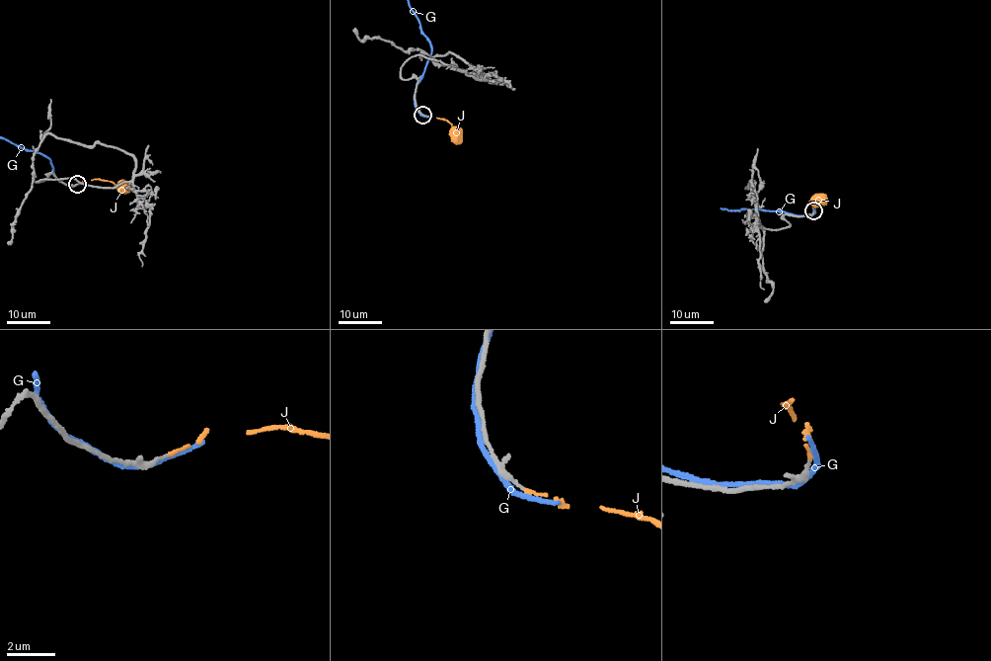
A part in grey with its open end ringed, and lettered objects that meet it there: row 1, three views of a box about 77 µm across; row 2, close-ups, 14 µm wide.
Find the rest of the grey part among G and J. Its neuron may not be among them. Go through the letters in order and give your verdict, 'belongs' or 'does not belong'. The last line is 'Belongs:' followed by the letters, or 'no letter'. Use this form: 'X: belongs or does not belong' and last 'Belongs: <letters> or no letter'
G: does not belong
J: belongs
Belongs: J

